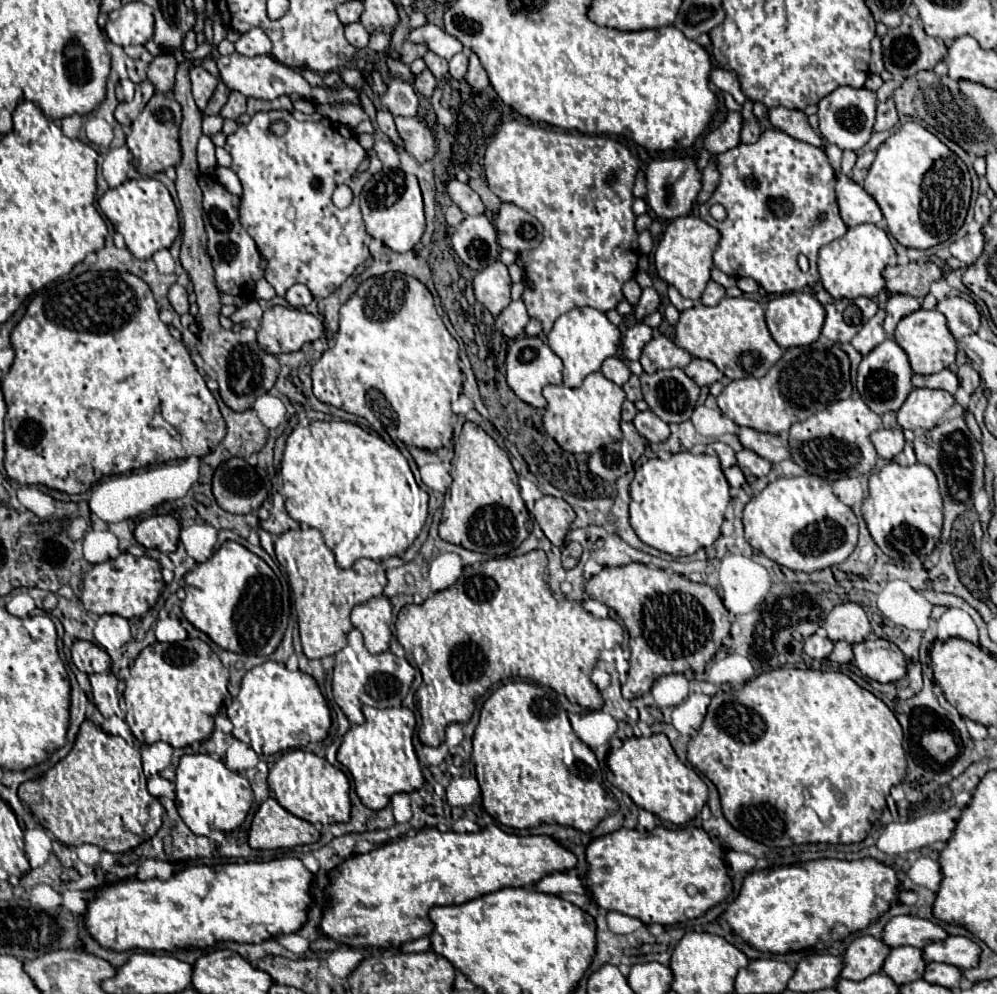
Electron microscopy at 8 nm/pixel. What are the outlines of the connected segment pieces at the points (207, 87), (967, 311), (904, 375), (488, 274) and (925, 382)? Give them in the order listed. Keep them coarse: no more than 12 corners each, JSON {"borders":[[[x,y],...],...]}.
{"borders":[[[202,67],[190,71],[192,95],[202,111],[218,79]],[[946,297],[936,305],[948,319],[956,339],[980,327],[976,305],[962,297]],[[886,337],[858,365],[856,389],[878,415],[912,385],[904,349]],[[496,261],[476,273],[476,299],[498,315],[510,303],[510,275]],[[950,369],[914,375],[914,387],[956,393],[958,377]]]}

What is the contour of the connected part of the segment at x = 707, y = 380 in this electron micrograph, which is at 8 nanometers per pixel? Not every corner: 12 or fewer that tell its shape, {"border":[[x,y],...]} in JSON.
{"border":[[692,359],[684,373],[700,387],[720,379],[716,365],[706,359]]}

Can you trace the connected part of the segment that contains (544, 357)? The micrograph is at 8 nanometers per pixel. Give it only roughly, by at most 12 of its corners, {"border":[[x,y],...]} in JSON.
{"border":[[520,335],[506,355],[512,391],[544,409],[544,385],[562,385],[562,361]]}

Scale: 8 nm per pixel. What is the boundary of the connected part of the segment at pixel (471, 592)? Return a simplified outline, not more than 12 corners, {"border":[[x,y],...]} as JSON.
{"border":[[542,551],[492,557],[396,637],[438,747],[504,677],[588,709],[614,619],[554,599]]}

